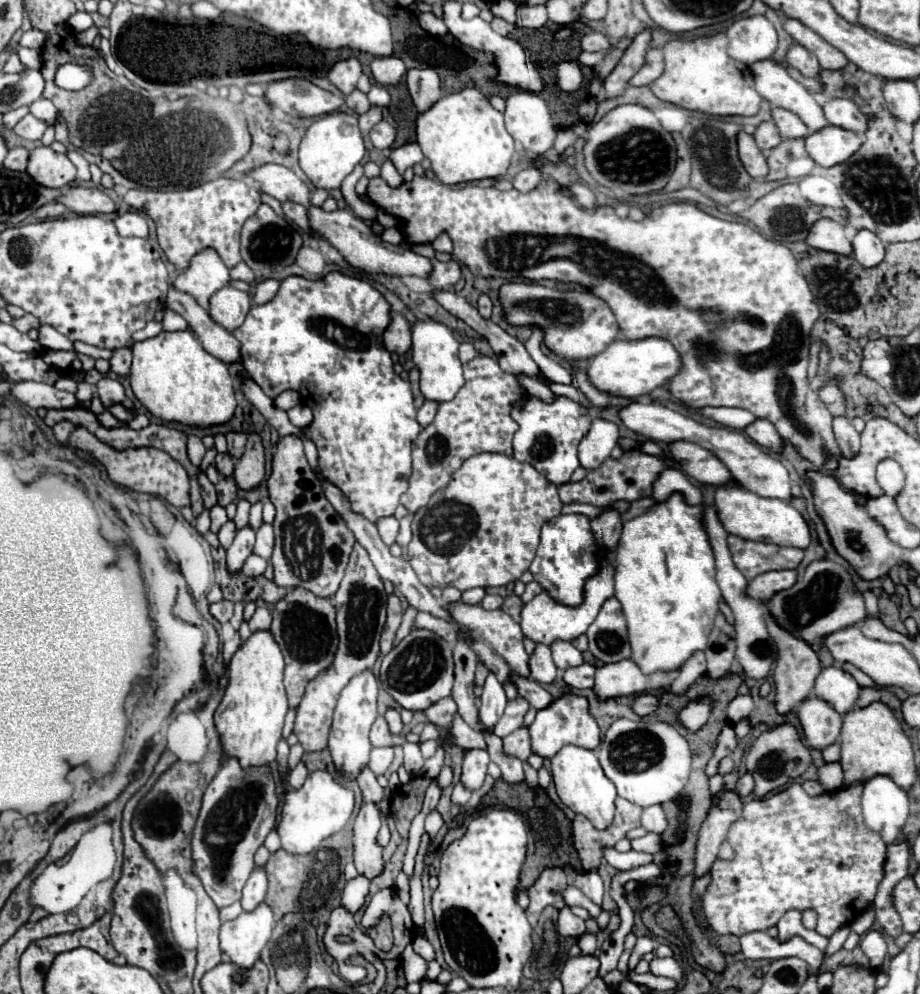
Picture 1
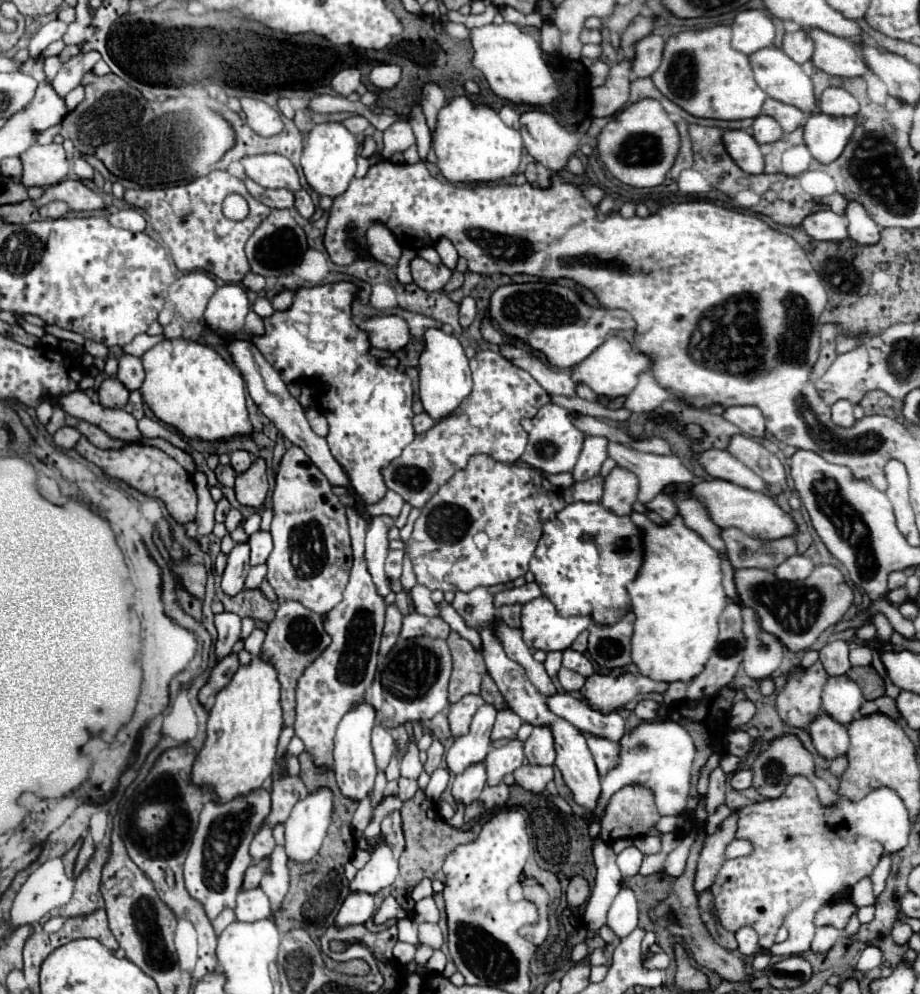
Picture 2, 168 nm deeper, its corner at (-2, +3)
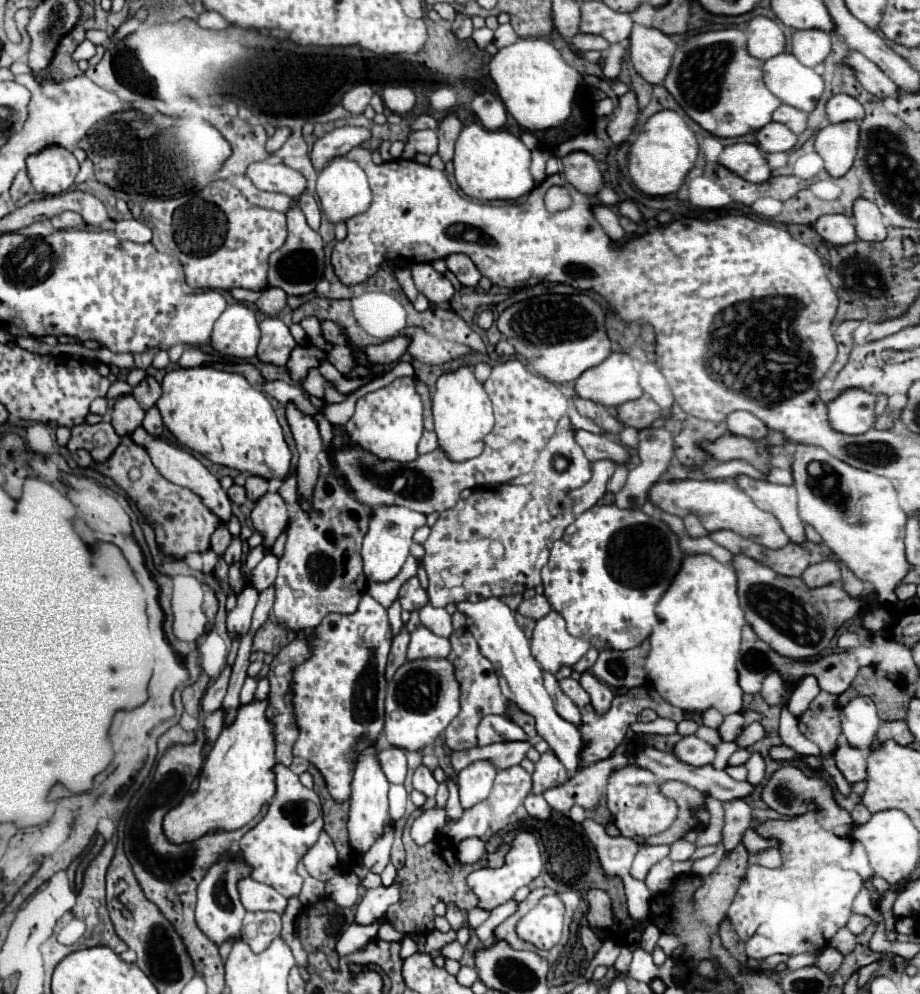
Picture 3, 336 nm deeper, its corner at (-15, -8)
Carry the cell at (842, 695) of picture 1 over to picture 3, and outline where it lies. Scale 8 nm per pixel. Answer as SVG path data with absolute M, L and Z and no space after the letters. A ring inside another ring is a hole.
M855 698L841 710L843 736L853 748L871 748L881 720L871 698Z

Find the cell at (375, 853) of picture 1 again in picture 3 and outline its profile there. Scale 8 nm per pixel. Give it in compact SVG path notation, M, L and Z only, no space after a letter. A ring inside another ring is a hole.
M395 882L393 886L385 888L385 886L379 886L379 888L373 888L373 890L367 890L365 898L361 900L361 904L357 906L357 914L355 914L355 922L357 924L373 924L381 918L385 918L385 912L391 904L395 904L399 900L399 884Z

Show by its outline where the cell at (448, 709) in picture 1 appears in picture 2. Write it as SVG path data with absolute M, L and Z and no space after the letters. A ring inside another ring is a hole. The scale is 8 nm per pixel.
M466 695L456 703L450 703L448 707L448 723L450 723L450 731L454 737L466 735L472 715L476 713L476 709L484 703L484 699L480 695Z

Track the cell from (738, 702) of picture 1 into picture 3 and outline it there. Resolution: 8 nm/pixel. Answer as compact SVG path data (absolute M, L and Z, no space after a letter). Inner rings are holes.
M753 722L753 724L749 724L747 728L743 728L743 732L741 732L739 738L735 740L735 744L737 744L739 748L747 748L747 746L759 742L761 738L765 738L765 728L763 728L759 722Z

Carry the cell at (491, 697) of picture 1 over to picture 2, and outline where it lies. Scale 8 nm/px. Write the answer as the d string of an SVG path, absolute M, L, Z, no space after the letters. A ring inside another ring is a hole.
M484 703L470 725L470 731L454 741L454 745L446 753L446 763L452 773L462 773L468 765L482 761L490 749L490 733L496 721L496 707Z

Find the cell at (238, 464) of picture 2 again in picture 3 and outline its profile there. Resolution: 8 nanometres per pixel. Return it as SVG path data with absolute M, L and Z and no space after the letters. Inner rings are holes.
M249 476L249 478L247 478L247 484L245 484L245 490L247 490L247 498L249 498L251 502L255 502L255 500L259 500L261 496L267 494L269 482L267 482L265 478L259 478L259 476Z

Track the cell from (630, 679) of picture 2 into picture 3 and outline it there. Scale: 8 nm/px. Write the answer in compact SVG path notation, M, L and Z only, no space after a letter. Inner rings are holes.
M639 686L639 688L631 688L627 694L621 694L621 696L615 696L611 708L607 714L597 714L591 706L585 706L581 710L581 716L583 716L583 726L581 726L581 736L583 736L583 750L579 754L579 768L585 768L585 766L591 766L595 764L597 760L603 760L607 758L627 736L627 730L629 730L629 724L637 720L637 714L643 710L643 708L651 708L655 710L661 718L669 718L673 722L681 722L685 718L685 712L671 706L669 702L665 702L653 688L649 686Z

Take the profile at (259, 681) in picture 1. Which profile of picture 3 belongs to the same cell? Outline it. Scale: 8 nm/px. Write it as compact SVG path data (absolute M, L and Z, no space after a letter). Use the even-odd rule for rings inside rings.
M267 700L241 706L235 722L229 728L223 728L205 758L197 790L191 796L185 796L183 804L177 804L163 820L163 832L171 844L199 840L199 836L205 836L207 832L231 832L243 828L261 812L263 804L273 800L275 774L271 768L277 762L273 726L267 722L265 710Z

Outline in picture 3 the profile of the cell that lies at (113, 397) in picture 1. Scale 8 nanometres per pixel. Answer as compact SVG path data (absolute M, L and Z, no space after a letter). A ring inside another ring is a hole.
M121 396L113 406L111 424L119 436L129 436L137 426L141 426L143 416L145 412L133 396Z

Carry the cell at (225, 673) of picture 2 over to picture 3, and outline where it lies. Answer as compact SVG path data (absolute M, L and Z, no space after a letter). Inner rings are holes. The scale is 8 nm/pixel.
M223 710L207 714L203 726L205 726L205 738L207 738L207 744L203 746L203 756L205 756L209 752L209 748L211 748L211 744L219 738L219 734L223 730Z

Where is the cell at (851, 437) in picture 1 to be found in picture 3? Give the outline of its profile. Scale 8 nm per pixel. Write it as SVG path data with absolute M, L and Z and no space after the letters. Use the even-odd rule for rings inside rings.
M849 388L841 392L835 400L827 402L827 416L833 430L843 434L863 434L875 422L875 402L873 392L863 392L861 388Z

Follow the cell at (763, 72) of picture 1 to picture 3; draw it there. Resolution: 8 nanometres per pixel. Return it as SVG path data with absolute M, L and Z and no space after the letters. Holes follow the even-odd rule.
M789 52L777 54L765 62L763 80L781 102L803 112L811 112L823 94L823 78Z

